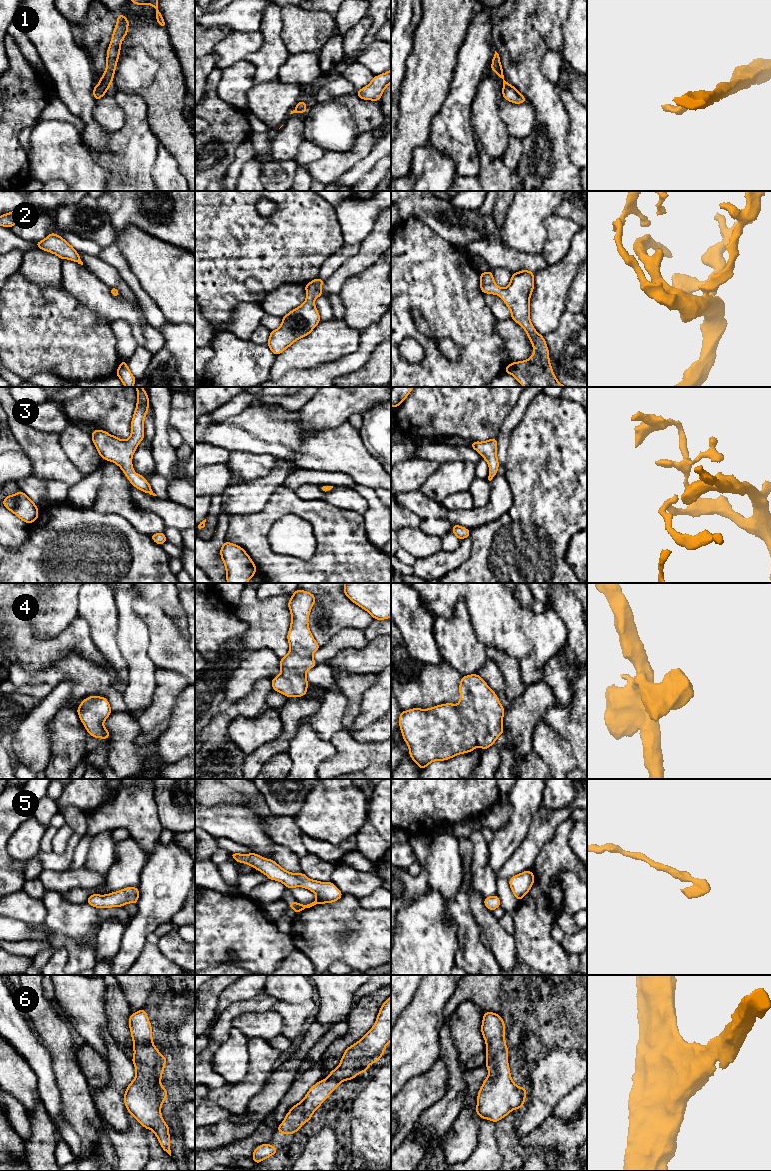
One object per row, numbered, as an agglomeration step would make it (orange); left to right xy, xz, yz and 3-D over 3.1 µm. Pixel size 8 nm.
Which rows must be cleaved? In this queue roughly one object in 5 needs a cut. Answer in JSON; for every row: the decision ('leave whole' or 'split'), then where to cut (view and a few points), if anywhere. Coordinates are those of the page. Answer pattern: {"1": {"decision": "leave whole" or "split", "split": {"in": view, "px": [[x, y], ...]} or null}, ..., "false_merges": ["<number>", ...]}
{"1": {"decision": "leave whole", "split": null}, "2": {"decision": "leave whole", "split": null}, "3": {"decision": "leave whole", "split": null}, "4": {"decision": "leave whole", "split": null}, "5": {"decision": "leave whole", "split": null}, "6": {"decision": "leave whole", "split": null}, "false_merges": []}

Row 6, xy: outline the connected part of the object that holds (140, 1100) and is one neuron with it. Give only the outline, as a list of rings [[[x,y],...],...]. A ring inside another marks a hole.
[[[144,1009],[132,1013],[128,1023],[133,1039],[132,1047],[134,1049],[134,1056],[131,1060],[135,1066],[136,1076],[133,1081],[129,1083],[125,1091],[124,1103],[128,1112],[133,1115],[144,1128],[150,1129],[155,1133],[162,1149],[171,1156],[170,1126],[165,1123],[161,1115],[161,1106],[166,1097],[169,1096],[167,1090],[160,1083],[167,1057],[162,1056],[159,1050],[154,1046],[151,1023]]]

